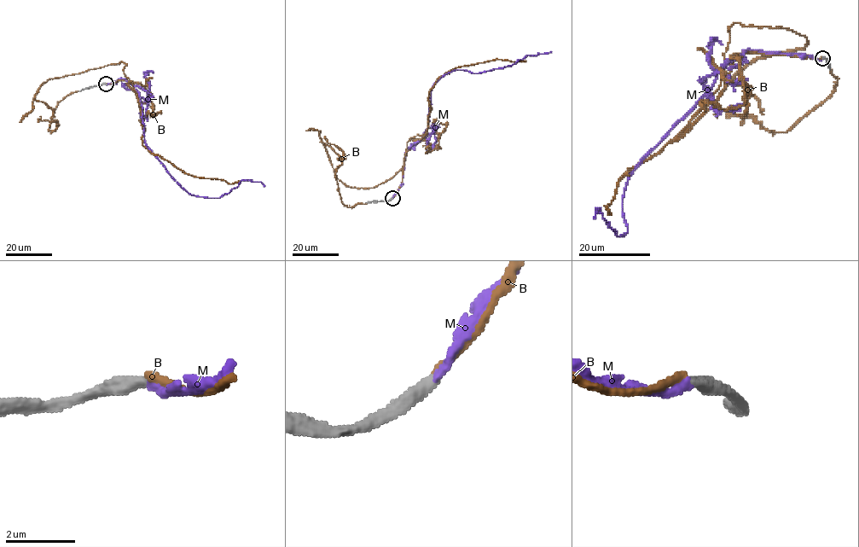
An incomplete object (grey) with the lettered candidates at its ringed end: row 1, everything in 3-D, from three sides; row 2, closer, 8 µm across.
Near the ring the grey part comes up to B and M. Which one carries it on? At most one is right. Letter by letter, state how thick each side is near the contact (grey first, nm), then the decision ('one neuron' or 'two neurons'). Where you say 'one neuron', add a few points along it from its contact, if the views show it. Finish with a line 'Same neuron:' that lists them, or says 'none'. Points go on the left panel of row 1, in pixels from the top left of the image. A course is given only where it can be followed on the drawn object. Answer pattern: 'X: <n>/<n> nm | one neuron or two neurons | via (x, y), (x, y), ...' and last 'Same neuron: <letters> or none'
B: 380/200 nm | two neurons
M: 360/200 nm | one neuron | via (105, 84), (125, 79), (123, 85), (138, 91), (144, 141), (188, 193), (219, 197), (241, 180), (264, 186)
Same neuron: M

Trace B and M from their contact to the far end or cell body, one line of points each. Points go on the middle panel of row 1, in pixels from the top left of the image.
B: (391, 198), (431, 110), (403, 166), (370, 188), (337, 177), (321, 142), (345, 156), (345, 205), (366, 203)
M: (391, 198), (401, 183), (405, 153), (426, 128), (431, 90), (444, 74), (455, 70), (489, 71), (551, 51)

